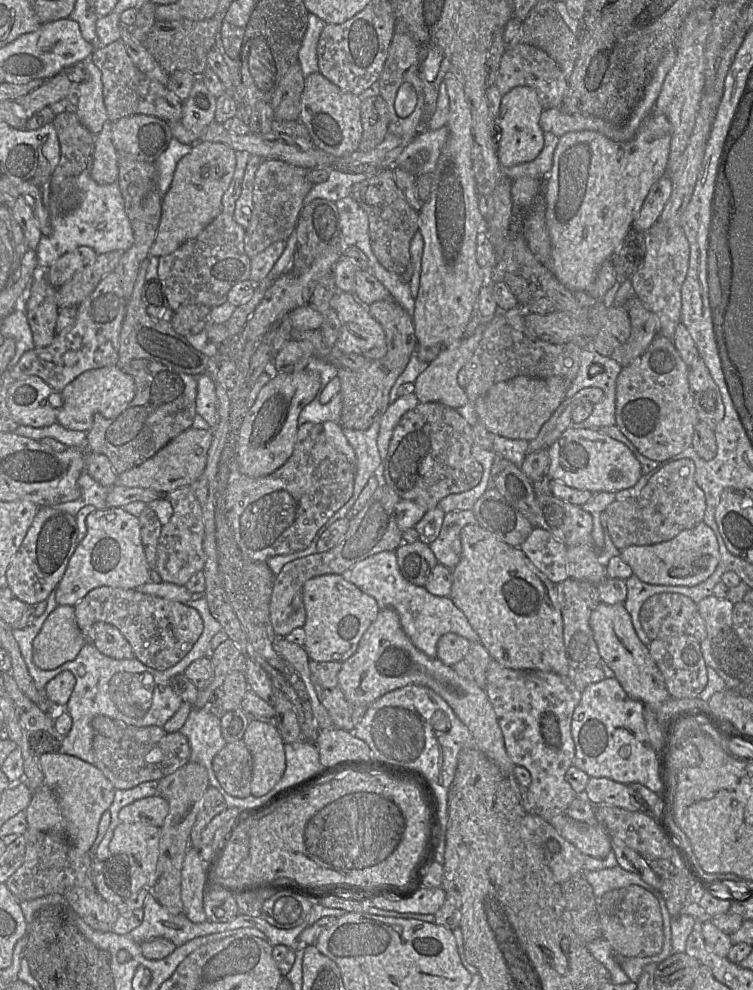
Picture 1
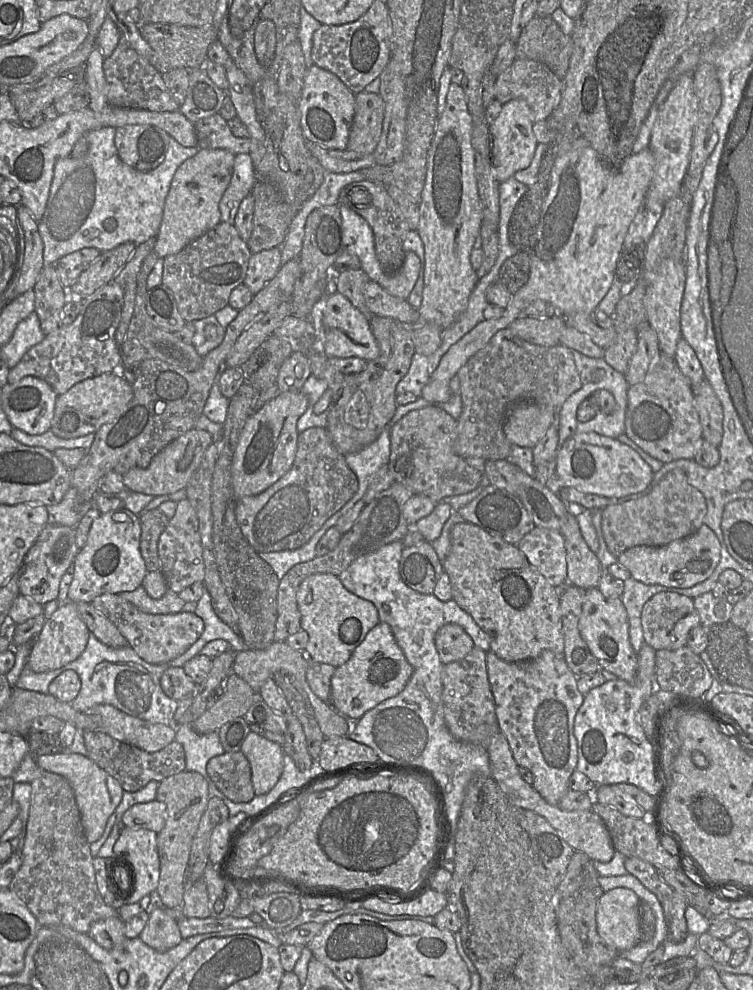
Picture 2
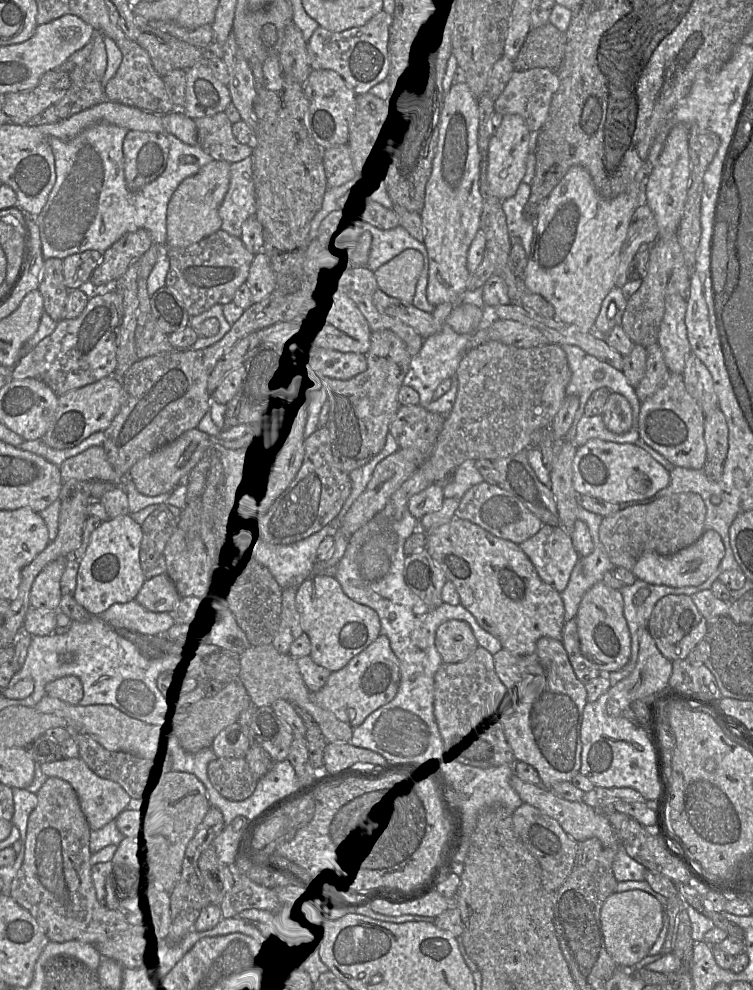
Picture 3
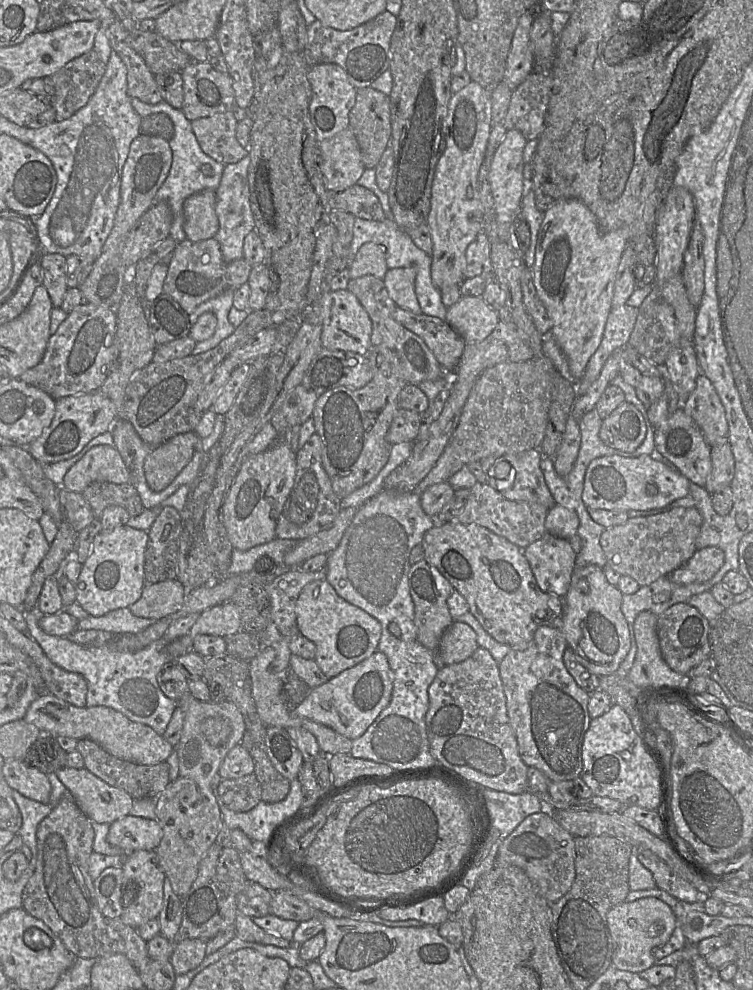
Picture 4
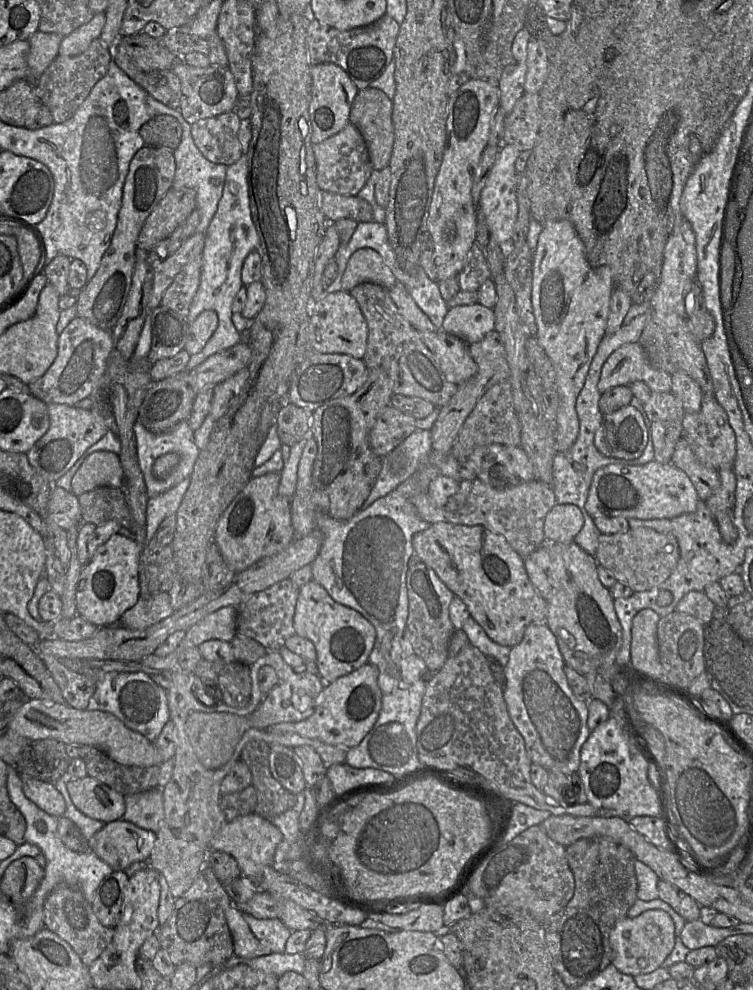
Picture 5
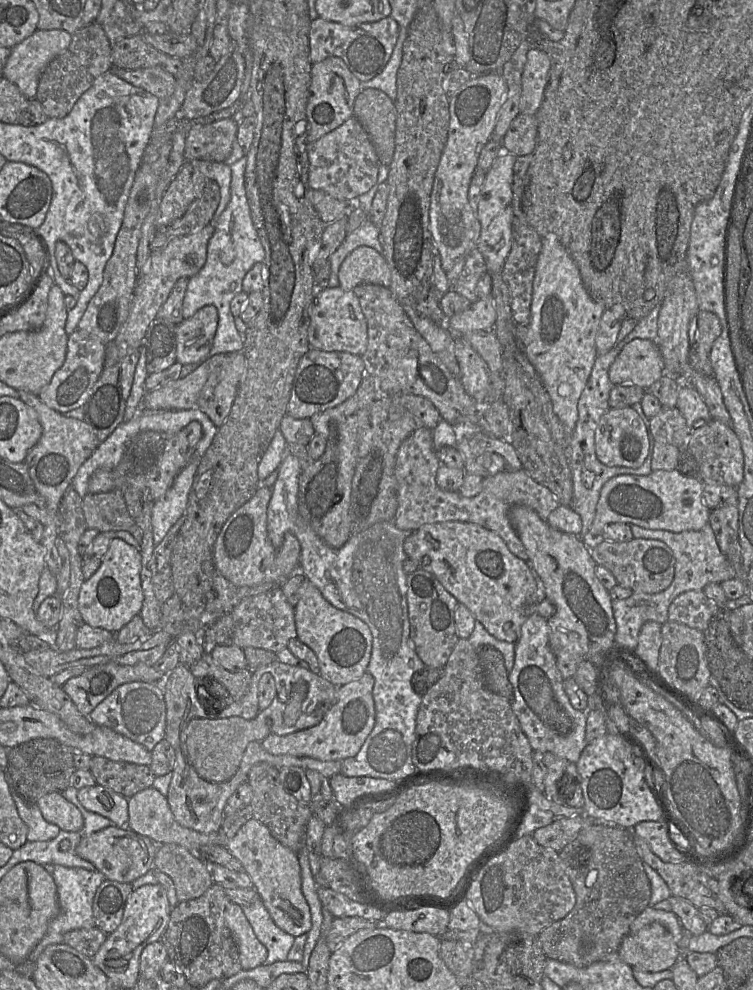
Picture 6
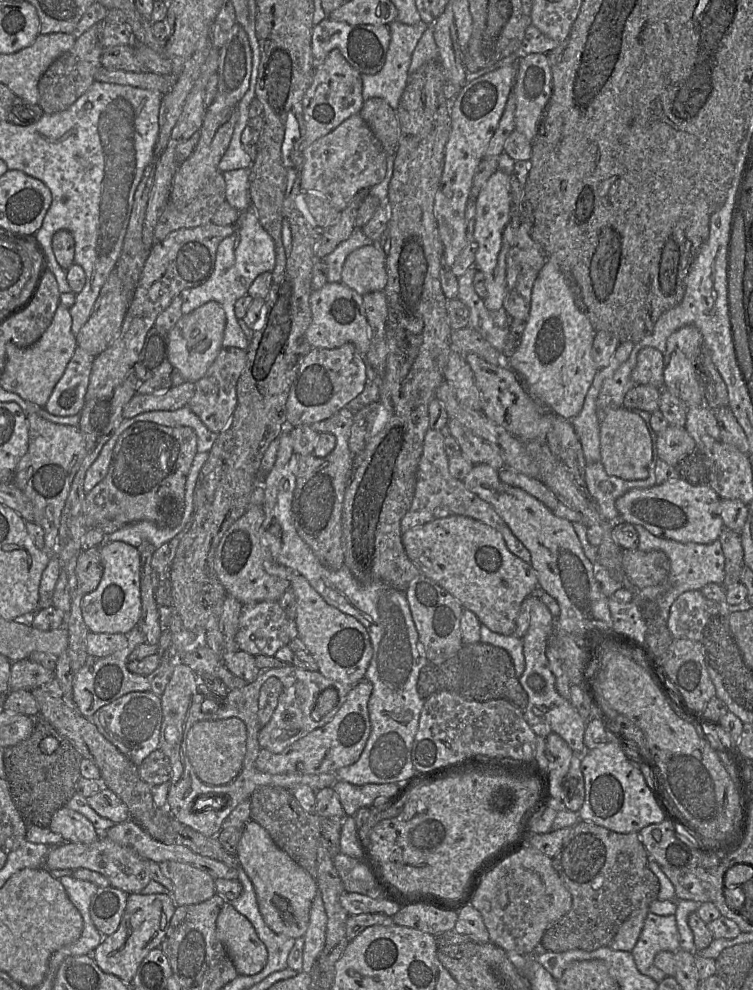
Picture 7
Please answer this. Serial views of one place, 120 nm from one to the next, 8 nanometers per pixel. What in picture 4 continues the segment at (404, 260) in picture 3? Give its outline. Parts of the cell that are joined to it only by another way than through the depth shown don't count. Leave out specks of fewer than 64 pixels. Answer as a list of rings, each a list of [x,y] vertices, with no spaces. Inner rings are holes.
[[[411,266],[388,269],[383,282],[389,297],[398,307],[409,310],[414,314],[421,314],[421,308],[415,293],[415,279],[416,268]]]

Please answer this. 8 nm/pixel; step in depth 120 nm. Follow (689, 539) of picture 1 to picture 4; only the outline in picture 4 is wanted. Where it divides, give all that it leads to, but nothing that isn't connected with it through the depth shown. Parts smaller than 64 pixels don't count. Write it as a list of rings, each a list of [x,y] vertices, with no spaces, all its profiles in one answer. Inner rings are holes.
[[[718,547],[698,549],[684,565],[671,572],[668,578],[679,585],[706,582],[718,572],[724,558],[724,552]]]

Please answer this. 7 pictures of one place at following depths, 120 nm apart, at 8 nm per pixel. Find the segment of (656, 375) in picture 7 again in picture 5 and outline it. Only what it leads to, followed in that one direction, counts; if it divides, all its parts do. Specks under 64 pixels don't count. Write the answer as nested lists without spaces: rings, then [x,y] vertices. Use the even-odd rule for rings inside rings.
[[[628,343],[616,349],[604,363],[597,385],[600,393],[616,386],[643,381],[651,368],[642,346]]]

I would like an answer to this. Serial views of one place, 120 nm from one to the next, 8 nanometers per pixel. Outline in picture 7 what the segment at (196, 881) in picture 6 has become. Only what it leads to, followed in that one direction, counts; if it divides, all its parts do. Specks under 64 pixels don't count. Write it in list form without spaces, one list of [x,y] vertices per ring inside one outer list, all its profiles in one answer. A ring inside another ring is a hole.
[[[158,863],[174,885],[172,899],[177,906],[199,904],[216,894],[215,879],[208,873],[186,863]]]

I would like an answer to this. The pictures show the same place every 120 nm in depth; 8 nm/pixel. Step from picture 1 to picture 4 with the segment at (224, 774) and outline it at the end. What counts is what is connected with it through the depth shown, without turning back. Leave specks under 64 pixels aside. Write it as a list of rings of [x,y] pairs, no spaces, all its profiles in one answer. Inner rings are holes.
[[[254,773],[236,779],[220,779],[217,792],[224,805],[234,812],[247,812],[261,801],[261,786]]]

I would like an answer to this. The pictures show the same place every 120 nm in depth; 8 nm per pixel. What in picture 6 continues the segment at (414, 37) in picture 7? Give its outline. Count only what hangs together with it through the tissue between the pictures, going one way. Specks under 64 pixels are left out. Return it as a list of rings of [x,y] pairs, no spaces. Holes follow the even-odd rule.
[[[400,28],[396,45],[385,68],[373,79],[361,82],[361,91],[368,88],[379,89],[395,102],[397,94],[397,73],[401,65],[403,45],[407,34],[407,28]]]

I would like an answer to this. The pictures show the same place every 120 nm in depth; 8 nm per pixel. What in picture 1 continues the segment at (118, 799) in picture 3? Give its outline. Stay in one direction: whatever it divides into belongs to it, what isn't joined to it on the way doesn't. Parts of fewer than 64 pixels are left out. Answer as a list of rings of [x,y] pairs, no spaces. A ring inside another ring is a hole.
[[[62,752],[39,757],[44,785],[33,792],[26,812],[28,829],[50,834],[61,834],[75,848],[87,853],[98,833],[102,814],[109,810],[115,788],[94,764]]]

